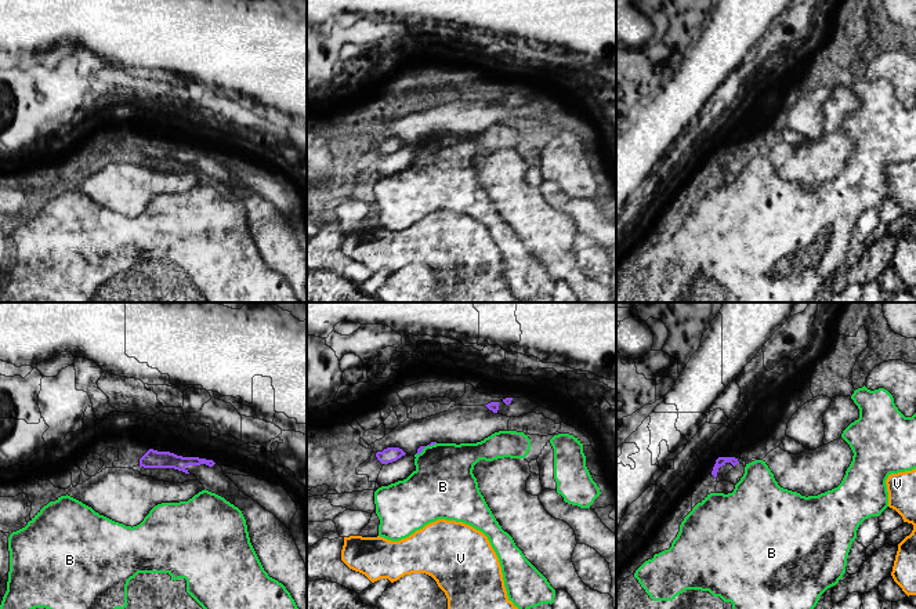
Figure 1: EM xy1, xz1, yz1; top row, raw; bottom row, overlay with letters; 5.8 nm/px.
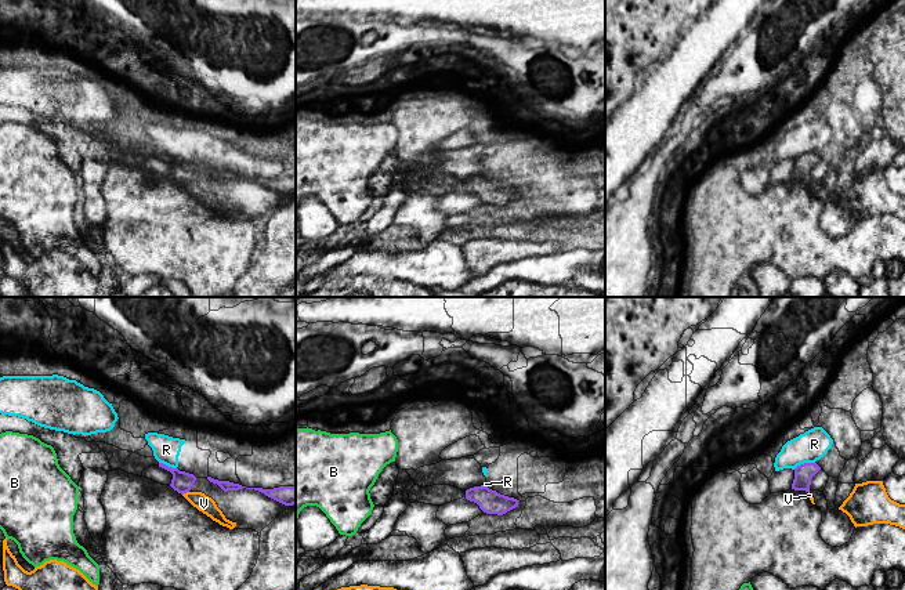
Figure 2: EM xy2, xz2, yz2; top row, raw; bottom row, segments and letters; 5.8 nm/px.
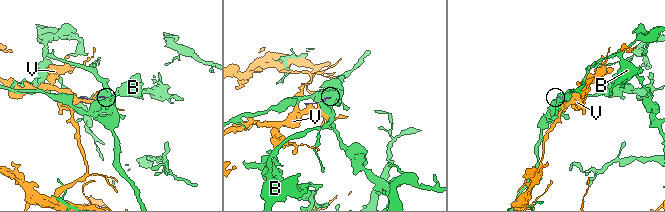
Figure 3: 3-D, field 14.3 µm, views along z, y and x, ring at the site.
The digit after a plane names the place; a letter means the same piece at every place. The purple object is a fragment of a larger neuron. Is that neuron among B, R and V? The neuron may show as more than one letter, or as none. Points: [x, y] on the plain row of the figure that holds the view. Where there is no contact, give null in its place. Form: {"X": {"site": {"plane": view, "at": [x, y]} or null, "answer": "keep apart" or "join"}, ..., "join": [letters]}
{"B": {"site": {"plane": "xz1", "at": [424, 137]}, "answer": "keep apart"}, "R": {"site": {"plane": "yz2", "at": [803, 155]}, "answer": "keep apart"}, "V": {"site": {"plane": "xy2", "at": [185, 183]}, "answer": "keep apart"}, "join": []}

